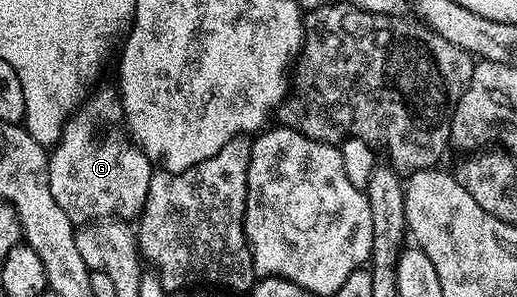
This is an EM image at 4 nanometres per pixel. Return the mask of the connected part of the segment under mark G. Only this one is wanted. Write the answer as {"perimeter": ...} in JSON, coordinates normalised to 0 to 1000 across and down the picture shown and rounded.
{"perimeter":[[[221,300],[215,303],[191,303],[186,316],[182,306],[174,323],[161,333],[151,367],[132,394],[114,461],[114,481],[103,495],[91,535],[95,646],[103,646],[103,673],[110,673],[110,687],[118,687],[122,710],[147,754],[217,727],[253,741],[259,721],[261,731],[275,724],[277,690],[288,646],[296,545],[277,508],[275,492],[261,488],[259,475],[246,458],[240,465],[191,465],[190,444],[184,441],[184,411],[232,407],[234,330]]]}

